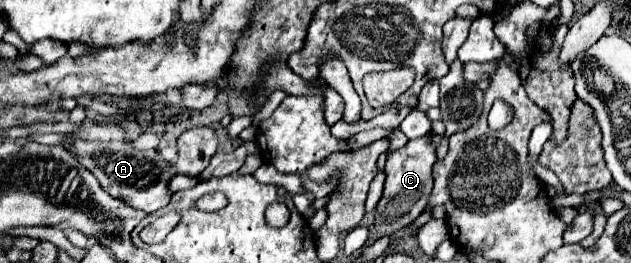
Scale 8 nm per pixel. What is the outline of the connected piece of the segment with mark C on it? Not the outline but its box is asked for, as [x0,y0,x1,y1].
[375,135,435,233]

